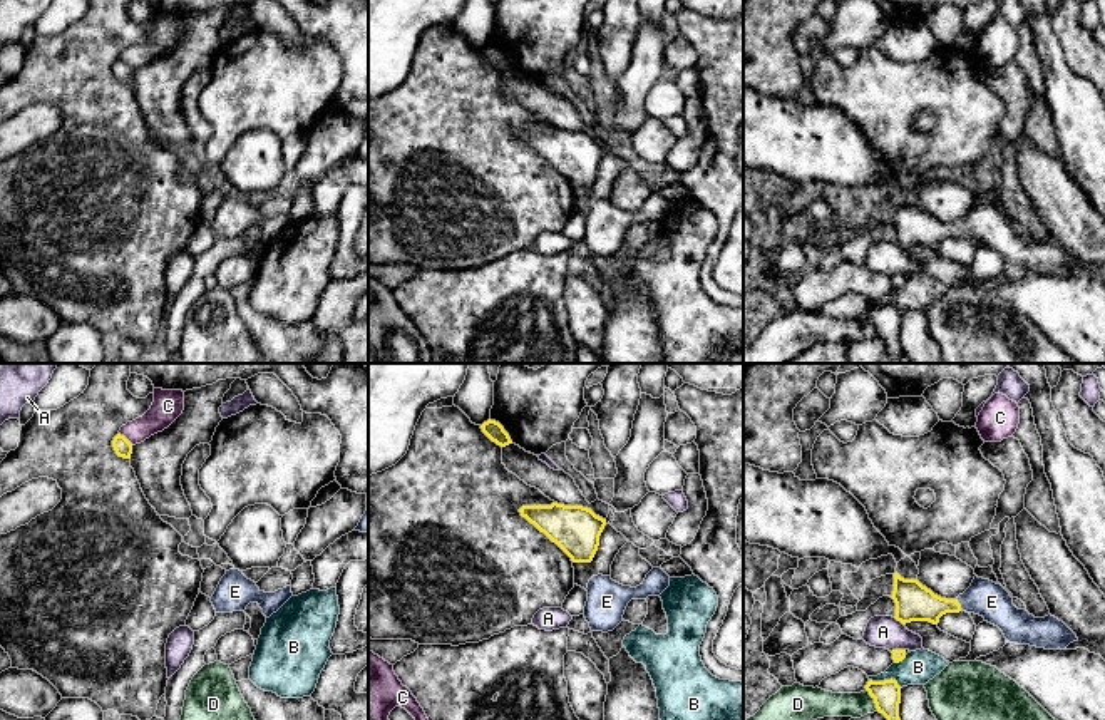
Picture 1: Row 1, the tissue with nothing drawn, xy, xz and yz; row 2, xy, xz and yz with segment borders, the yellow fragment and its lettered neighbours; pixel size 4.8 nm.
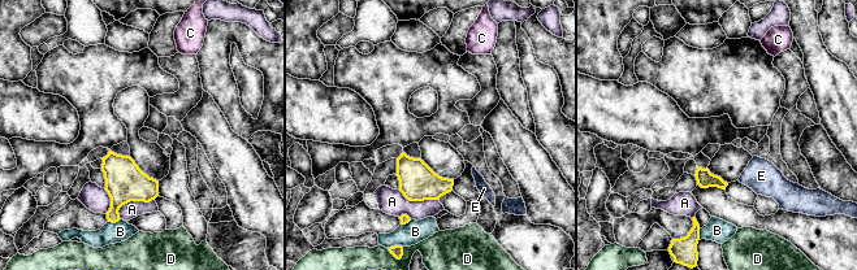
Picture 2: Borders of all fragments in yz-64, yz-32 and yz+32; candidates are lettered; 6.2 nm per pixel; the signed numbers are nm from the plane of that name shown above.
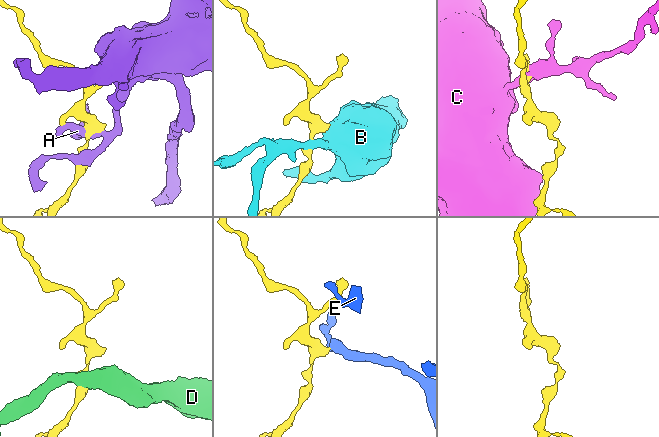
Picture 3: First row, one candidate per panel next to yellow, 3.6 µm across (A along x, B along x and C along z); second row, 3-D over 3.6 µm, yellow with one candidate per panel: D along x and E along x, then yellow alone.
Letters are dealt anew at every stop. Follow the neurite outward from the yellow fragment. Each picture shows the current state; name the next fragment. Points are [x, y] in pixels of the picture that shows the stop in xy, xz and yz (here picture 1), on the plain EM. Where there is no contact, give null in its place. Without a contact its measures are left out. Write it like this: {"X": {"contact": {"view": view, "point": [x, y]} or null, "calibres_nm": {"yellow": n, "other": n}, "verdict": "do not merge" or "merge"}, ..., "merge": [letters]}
{"A": {"contact": {"view": "yz", "point": [899, 245]}, "calibres_nm": {"yellow": 180, "other": 160}, "verdict": "do not merge"}, "B": {"contact": {"view": "yz", "point": [886, 305]}, "calibres_nm": {"yellow": 130, "other": 160}, "verdict": "do not merge"}, "C": {"contact": {"view": "xy", "point": [124, 62]}, "calibres_nm": {"yellow": 90, "other": 140}, "verdict": "do not merge"}, "D": {"contact": {"view": "yz", "point": [874, 325]}, "calibres_nm": {"yellow": 130, "other": 130}, "verdict": "do not merge"}, "E": {"contact": {"view": "yz", "point": [958, 228]}, "calibres_nm": {"yellow": 180, "other": 170}, "verdict": "merge"}, "merge": ["E"]}

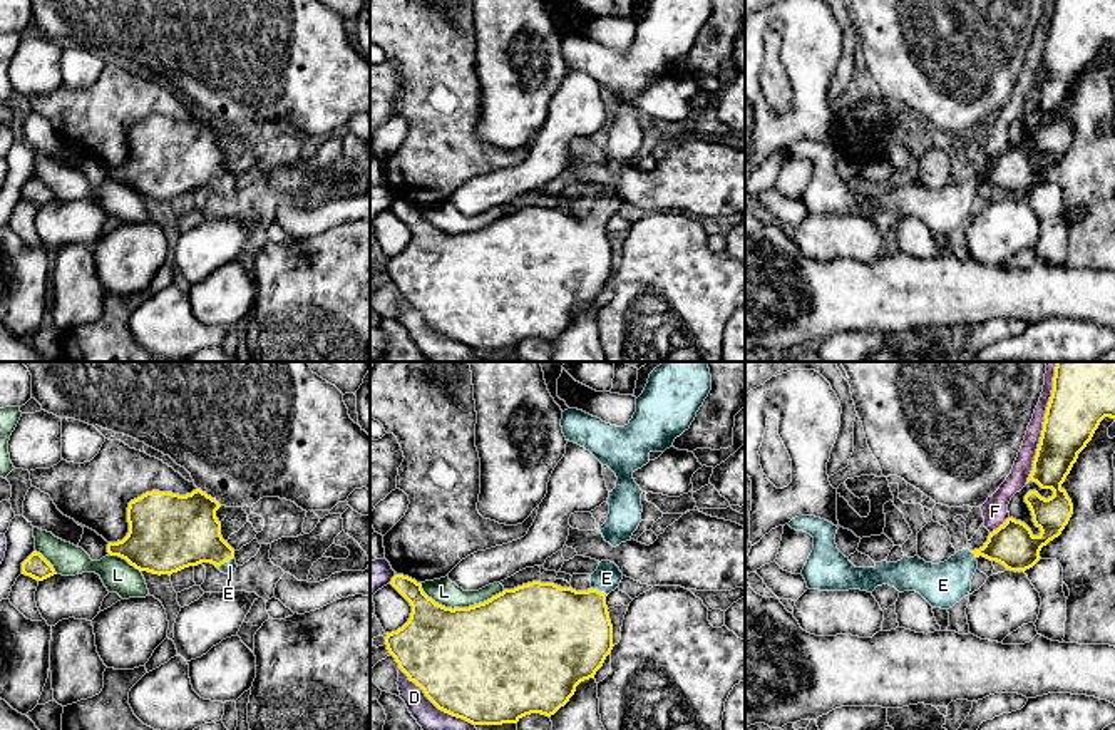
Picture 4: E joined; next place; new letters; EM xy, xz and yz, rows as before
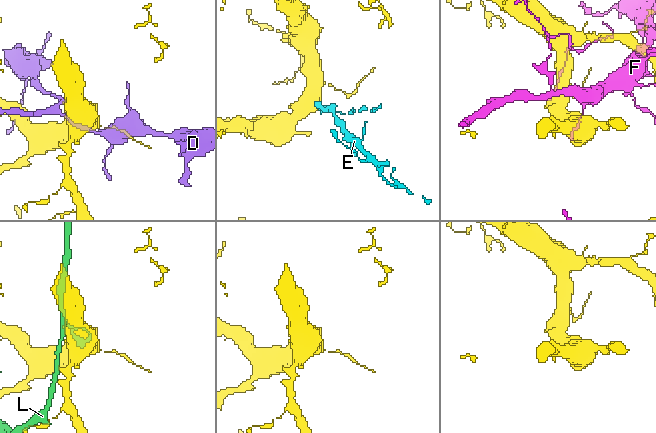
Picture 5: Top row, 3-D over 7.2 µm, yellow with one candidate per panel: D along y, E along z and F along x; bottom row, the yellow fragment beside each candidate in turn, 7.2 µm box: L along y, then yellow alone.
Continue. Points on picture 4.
{"D": {"contact": {"view": "xz", "point": [436, 330]}, "calibres_nm": {"yellow": 500, "other": 190}, "verdict": "do not merge"}, "E": {"contact": {"view": "xy", "point": [225, 186]}, "calibres_nm": {"yellow": 340, "other": 70}, "verdict": "merge"}, "F": {"contact": {"view": "yz", "point": [1043, 54]}, "calibres_nm": {"yellow": 280, "other": 90}, "verdict": "do not merge"}, "L": {"contact": {"view": "xz", "point": [461, 233]}, "calibres_nm": {"yellow": 500, "other": 120}, "verdict": "do not merge"}, "merge": ["E"]}

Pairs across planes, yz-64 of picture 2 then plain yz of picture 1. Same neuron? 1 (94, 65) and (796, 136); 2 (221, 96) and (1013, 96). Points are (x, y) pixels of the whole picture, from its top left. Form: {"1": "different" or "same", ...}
{"1": "different", "2": "different"}

